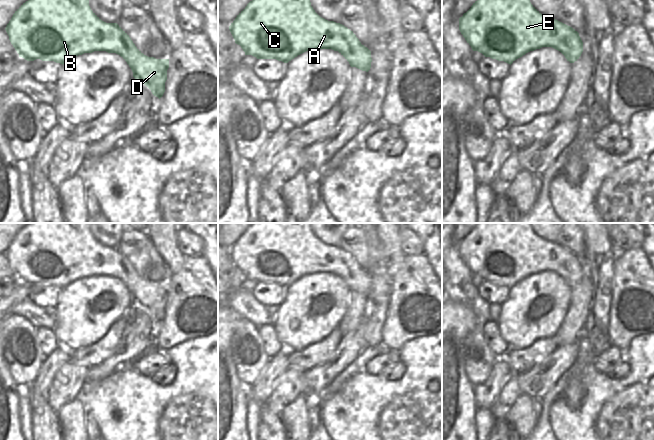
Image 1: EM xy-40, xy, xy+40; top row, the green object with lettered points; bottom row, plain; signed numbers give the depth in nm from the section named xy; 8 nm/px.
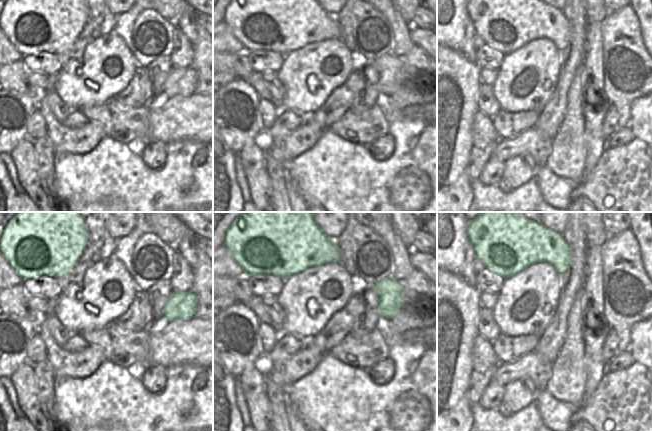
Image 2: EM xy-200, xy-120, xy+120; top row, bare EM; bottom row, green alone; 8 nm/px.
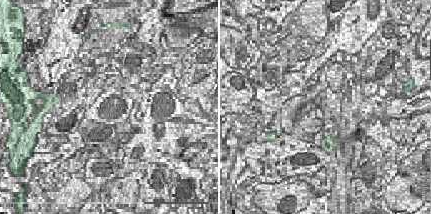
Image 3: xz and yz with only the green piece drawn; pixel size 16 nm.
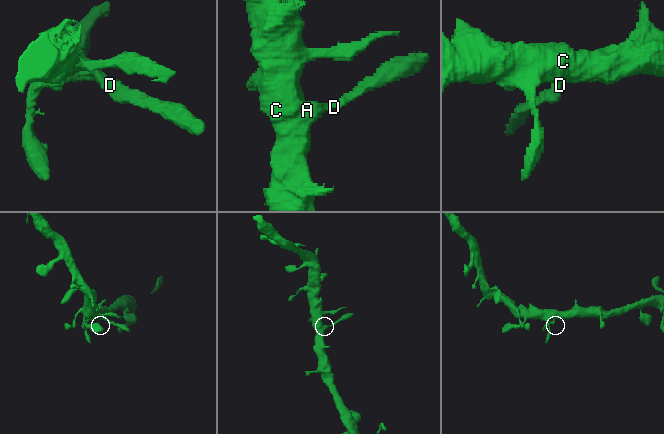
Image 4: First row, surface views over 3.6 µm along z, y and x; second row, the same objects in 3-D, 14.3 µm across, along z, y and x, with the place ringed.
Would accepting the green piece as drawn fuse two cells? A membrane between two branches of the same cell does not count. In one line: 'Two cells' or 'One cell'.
One cell

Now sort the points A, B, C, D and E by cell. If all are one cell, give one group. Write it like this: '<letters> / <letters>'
A B C D E

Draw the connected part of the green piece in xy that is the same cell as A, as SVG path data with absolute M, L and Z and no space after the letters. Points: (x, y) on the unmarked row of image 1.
M253 223L237 239L229 254L245 279L257 283L276 283L288 287L306 275L332 273L338 275L351 291L366 296L371 292L371 275L361 268L353 255L320 241L309 223Z

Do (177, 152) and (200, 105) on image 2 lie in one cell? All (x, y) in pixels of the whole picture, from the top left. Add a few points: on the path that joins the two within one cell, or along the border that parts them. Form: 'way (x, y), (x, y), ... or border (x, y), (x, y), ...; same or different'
border (202, 141), (175, 140), (169, 141), (166, 144); different

